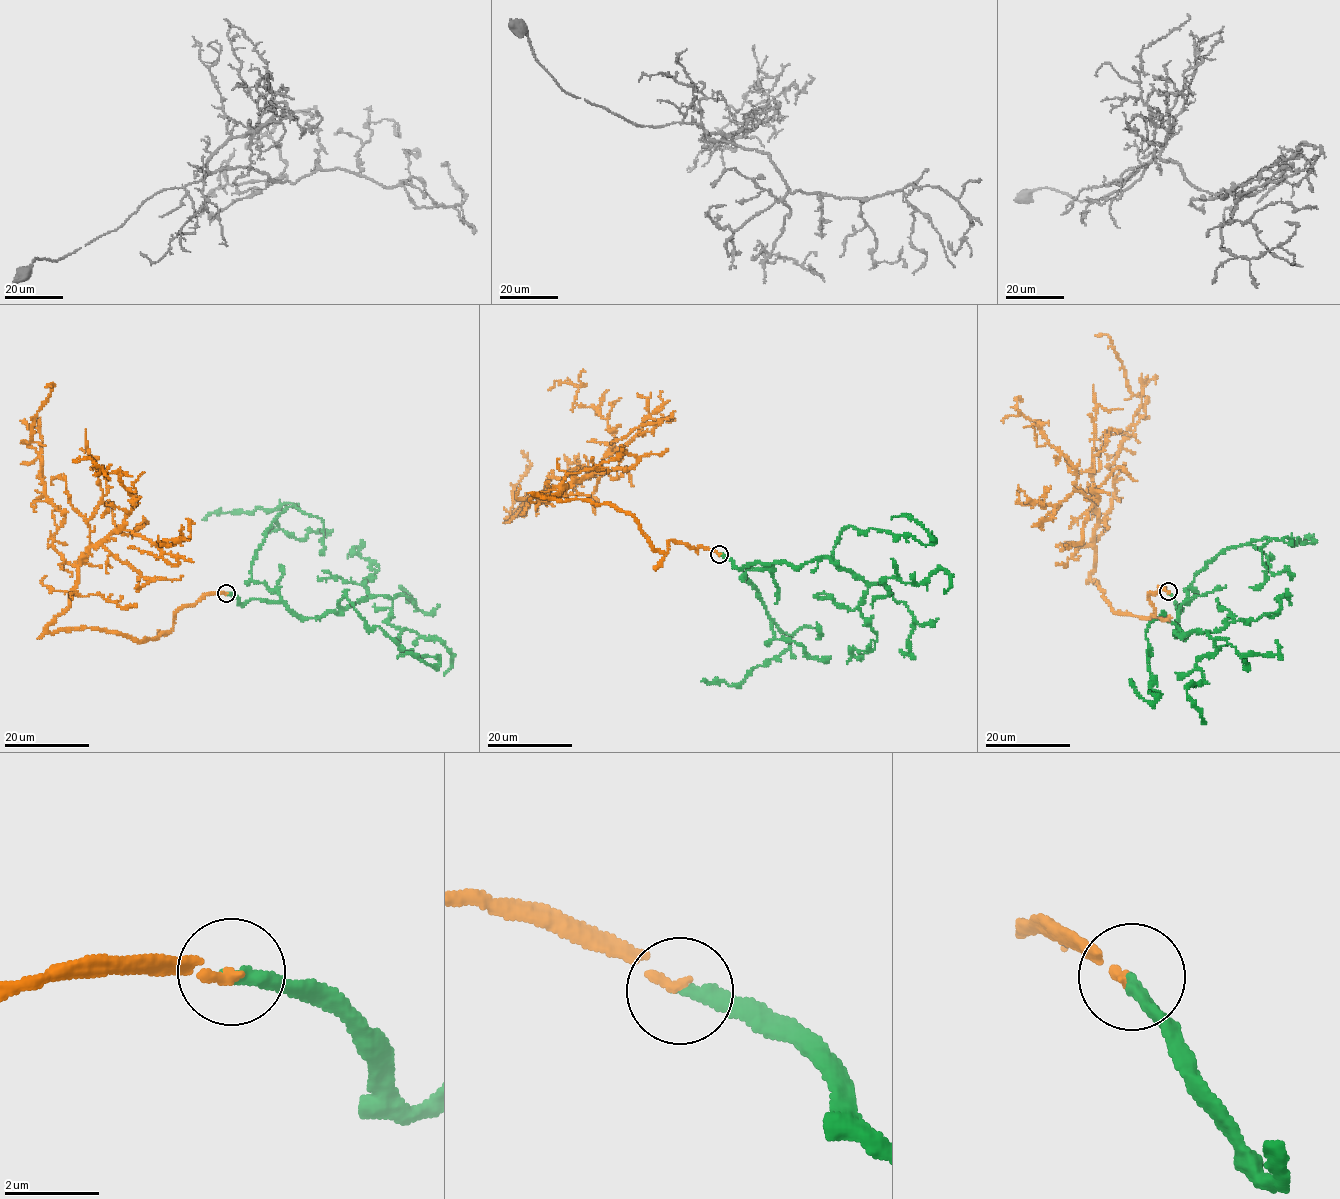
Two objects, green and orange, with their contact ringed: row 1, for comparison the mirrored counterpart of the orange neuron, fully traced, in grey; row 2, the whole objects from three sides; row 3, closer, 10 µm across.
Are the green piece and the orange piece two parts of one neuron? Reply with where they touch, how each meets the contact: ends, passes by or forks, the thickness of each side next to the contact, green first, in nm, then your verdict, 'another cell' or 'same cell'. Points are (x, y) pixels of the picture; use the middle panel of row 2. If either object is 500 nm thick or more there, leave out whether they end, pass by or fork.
place (719, 554); green ends; orange ends; calibres 280 and 200 nm; same cell

